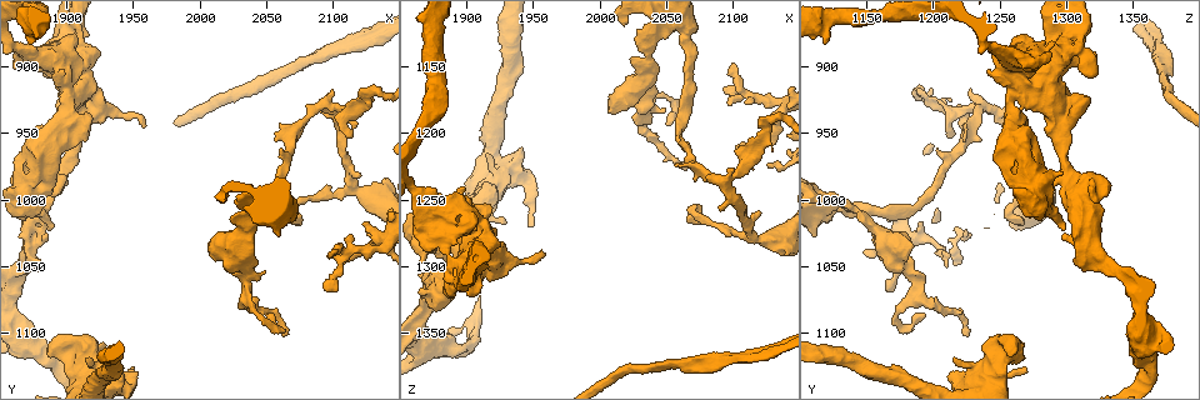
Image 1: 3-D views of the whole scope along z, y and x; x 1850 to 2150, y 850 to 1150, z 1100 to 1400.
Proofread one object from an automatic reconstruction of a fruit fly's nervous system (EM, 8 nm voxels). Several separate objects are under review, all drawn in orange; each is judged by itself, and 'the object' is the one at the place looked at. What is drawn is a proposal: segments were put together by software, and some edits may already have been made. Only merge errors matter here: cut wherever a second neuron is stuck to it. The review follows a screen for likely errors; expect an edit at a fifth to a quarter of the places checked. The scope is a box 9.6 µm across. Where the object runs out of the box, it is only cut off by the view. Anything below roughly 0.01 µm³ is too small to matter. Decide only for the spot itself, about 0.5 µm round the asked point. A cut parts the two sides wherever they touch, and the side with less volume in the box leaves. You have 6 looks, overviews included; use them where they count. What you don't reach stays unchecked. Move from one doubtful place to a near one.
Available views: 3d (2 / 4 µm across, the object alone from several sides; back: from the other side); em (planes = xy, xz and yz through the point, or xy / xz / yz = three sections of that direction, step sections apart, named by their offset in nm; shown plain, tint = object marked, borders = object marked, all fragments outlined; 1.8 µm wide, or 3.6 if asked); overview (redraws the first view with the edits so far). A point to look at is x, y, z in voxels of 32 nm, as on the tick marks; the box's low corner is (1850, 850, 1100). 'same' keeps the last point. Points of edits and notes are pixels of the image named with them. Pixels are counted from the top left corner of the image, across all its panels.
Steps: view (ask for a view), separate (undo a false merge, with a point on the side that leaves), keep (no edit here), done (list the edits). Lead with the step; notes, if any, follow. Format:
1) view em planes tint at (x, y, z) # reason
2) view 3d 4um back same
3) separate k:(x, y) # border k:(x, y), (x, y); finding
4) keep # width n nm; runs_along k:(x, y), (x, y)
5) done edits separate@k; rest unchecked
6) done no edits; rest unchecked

view em 3.6um xz step 4 tint at (2056, 1098, 1182) # sharp bend

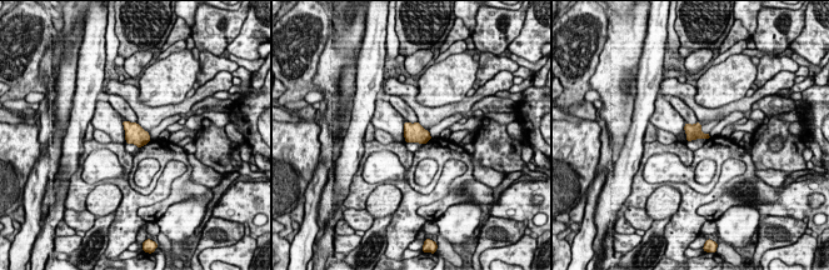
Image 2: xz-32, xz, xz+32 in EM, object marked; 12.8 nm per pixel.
view em 3.6um planes tint same

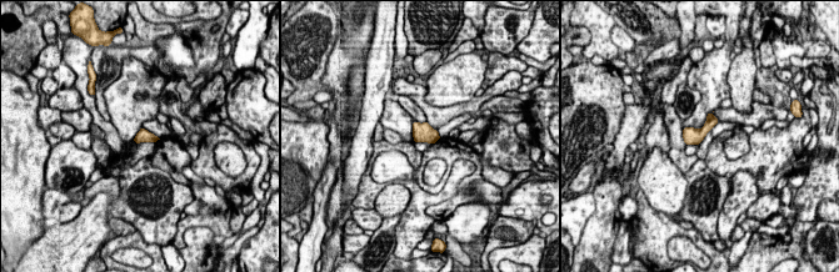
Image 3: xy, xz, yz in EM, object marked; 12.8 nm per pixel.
keep # one neuron here

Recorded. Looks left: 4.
view 3d 2um at (2114, 990, 1280) # three-way junction

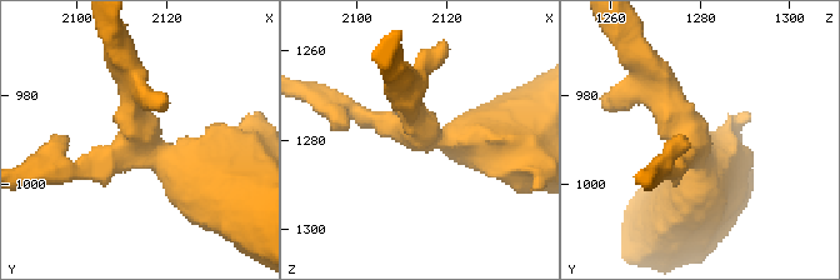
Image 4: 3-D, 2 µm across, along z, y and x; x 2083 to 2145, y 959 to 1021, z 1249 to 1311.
view em planes tint at (2113, 990, 1278)

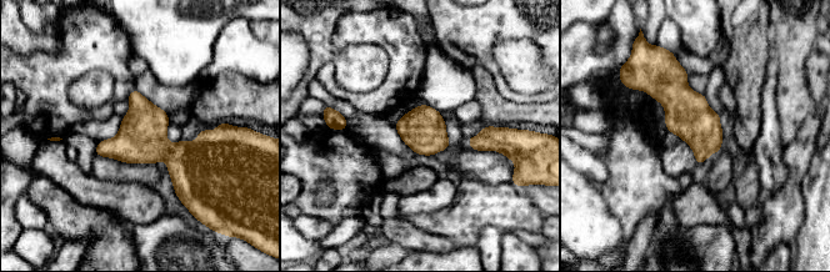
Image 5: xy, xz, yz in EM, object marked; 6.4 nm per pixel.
keep # one neuron here

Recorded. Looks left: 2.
view 3d 4um at (1910, 906, 1274) # touches itself

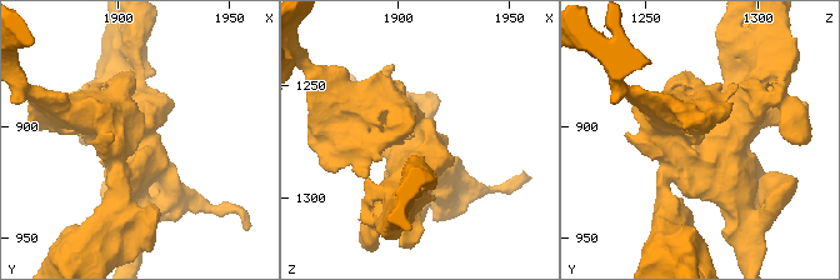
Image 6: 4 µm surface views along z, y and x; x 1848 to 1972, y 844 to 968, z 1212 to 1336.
view em 3.6um planes tint at (1909, 907, 1275)

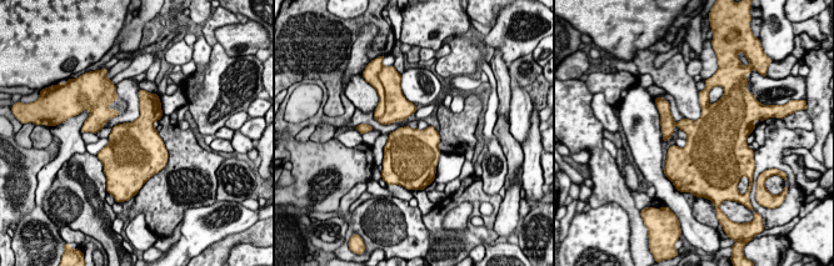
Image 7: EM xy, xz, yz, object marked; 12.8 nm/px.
separate 7:(396, 108) # border 7:(385, 105), (385, 111), (375, 119); two neurons meet here

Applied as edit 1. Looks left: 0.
done edits separate@7; rest unchecked

